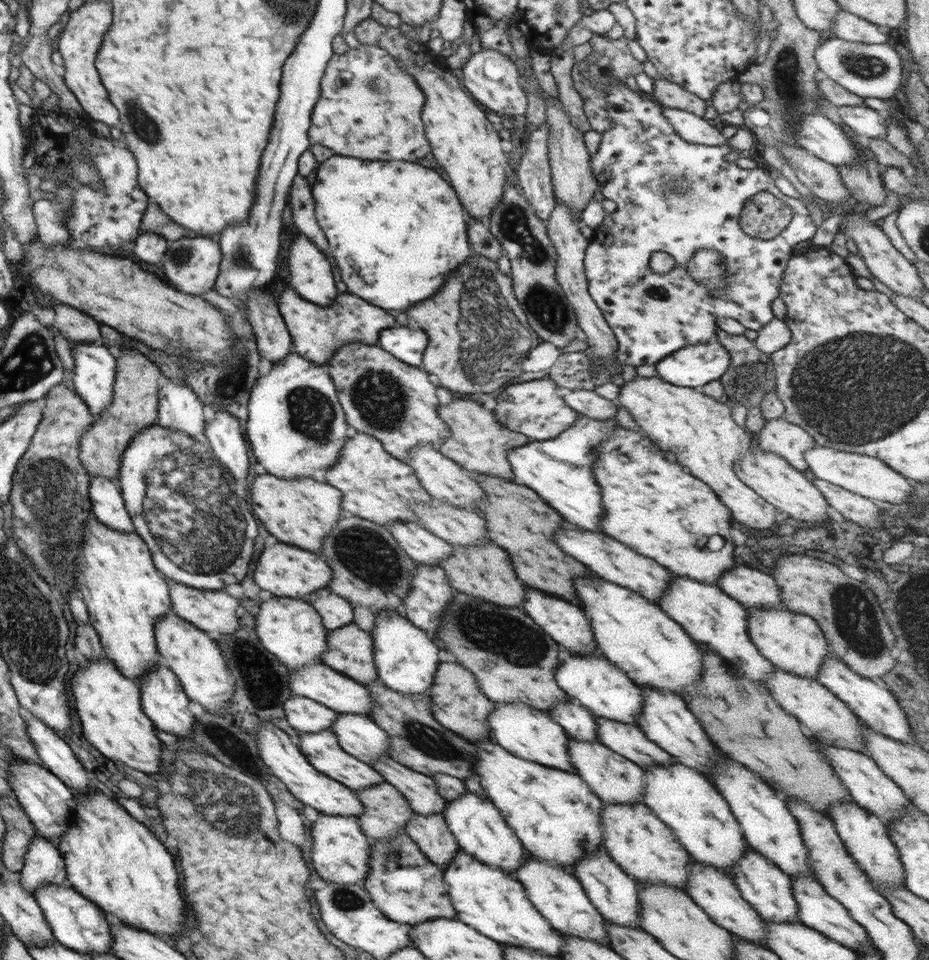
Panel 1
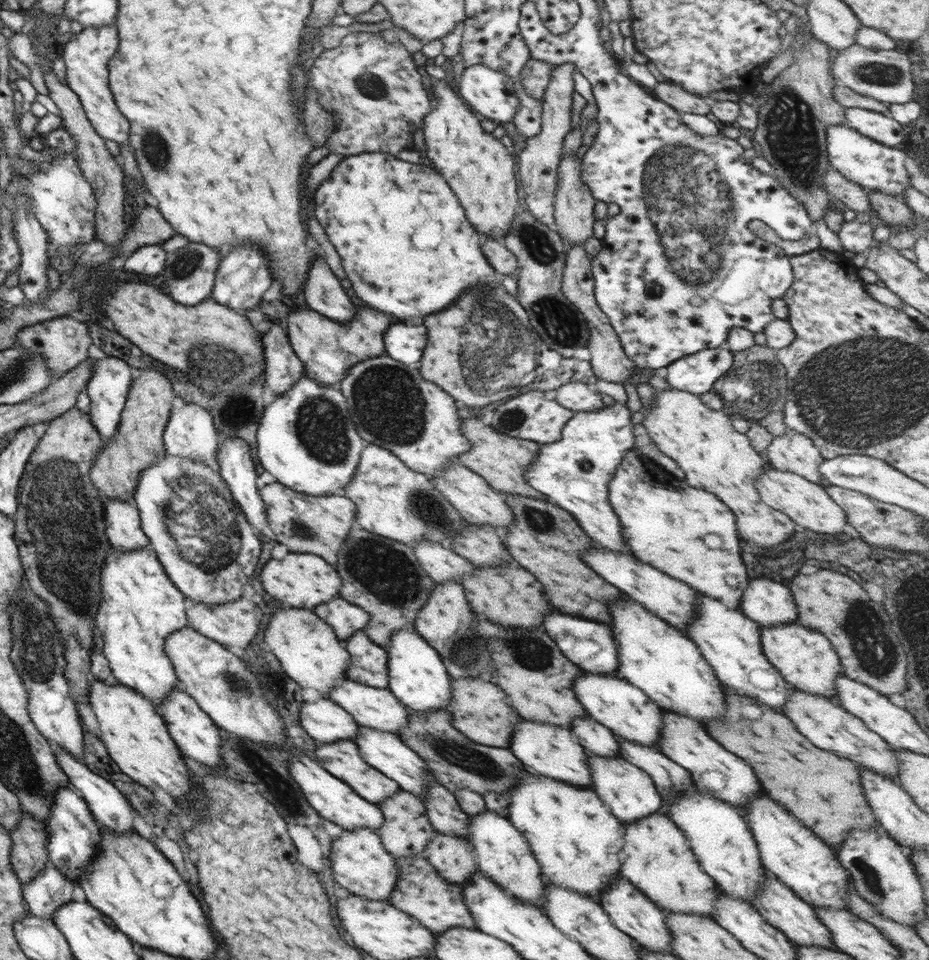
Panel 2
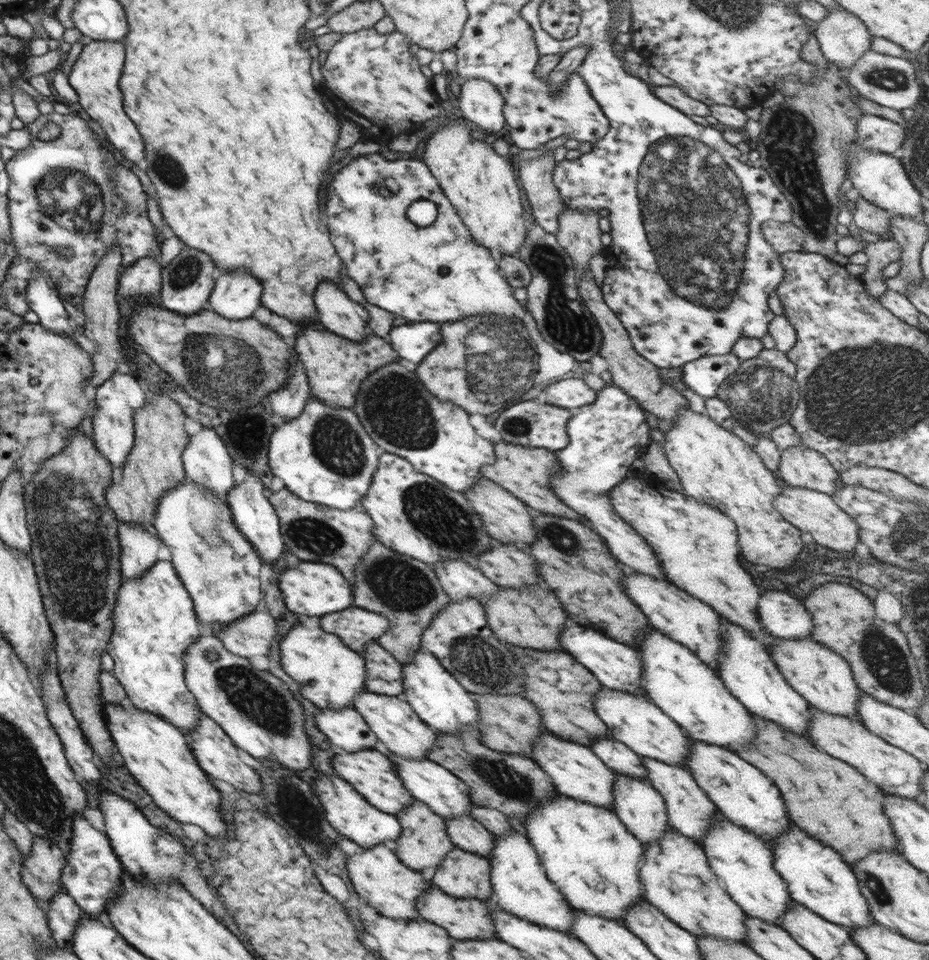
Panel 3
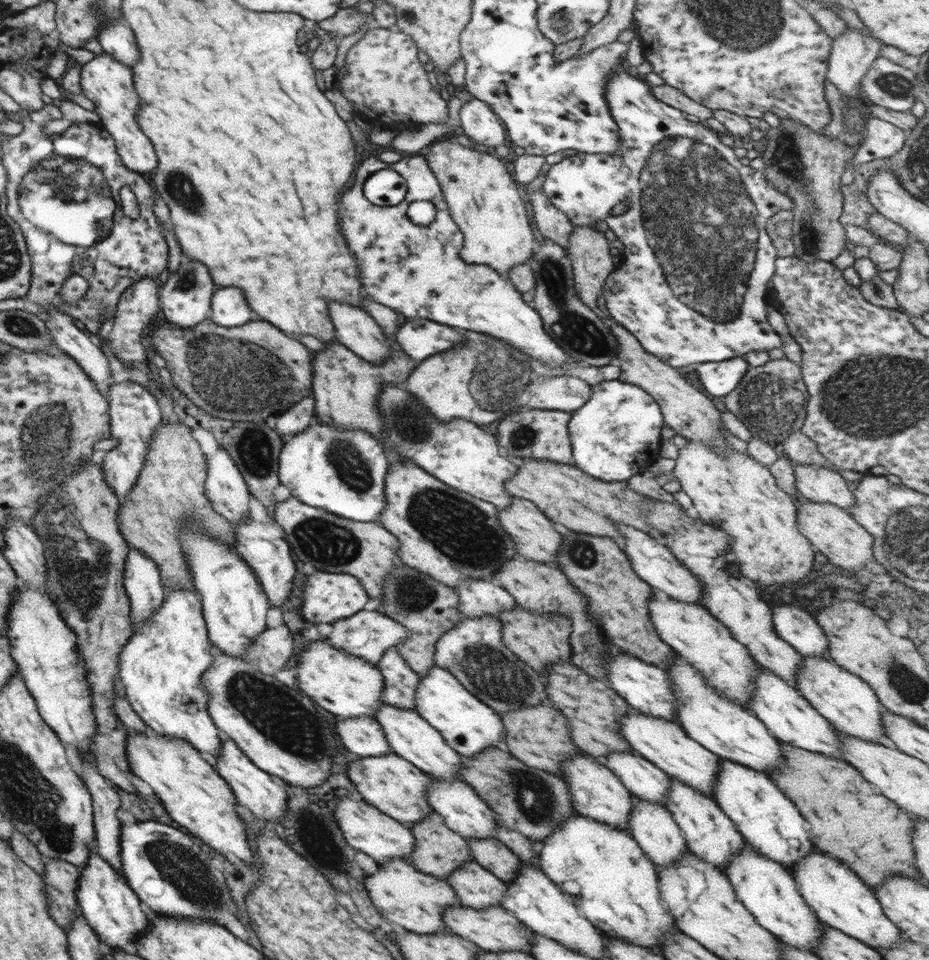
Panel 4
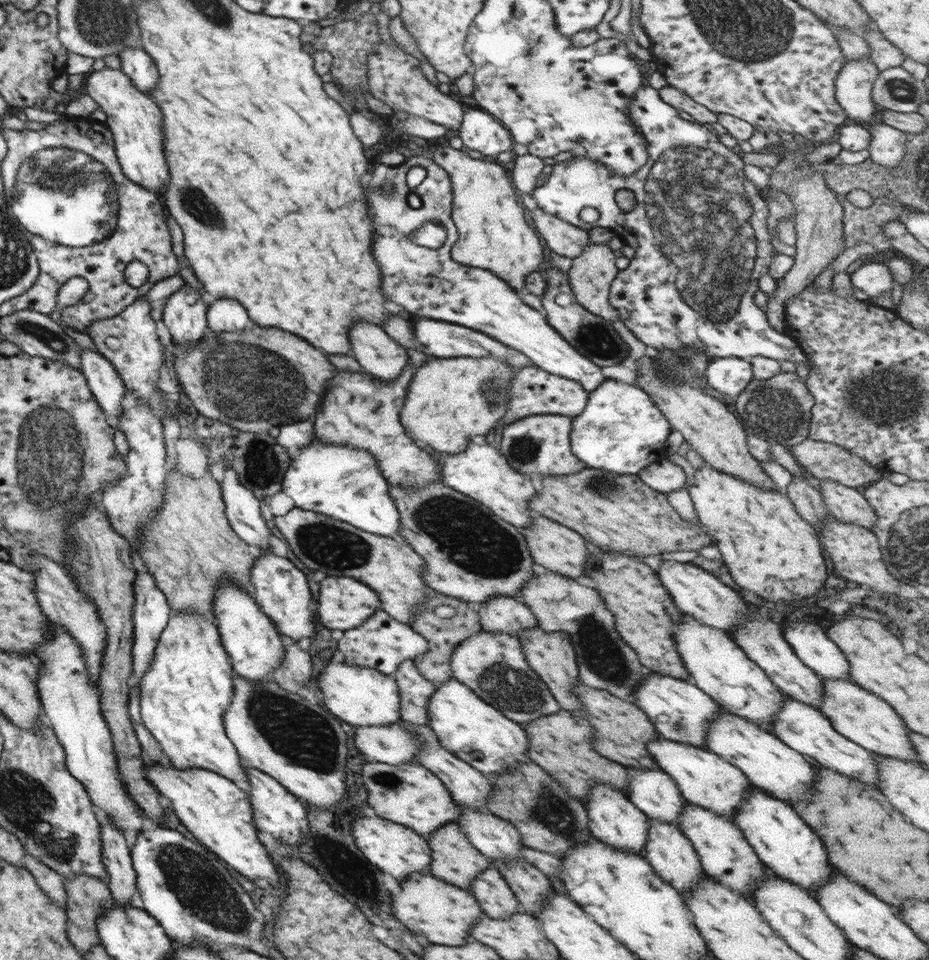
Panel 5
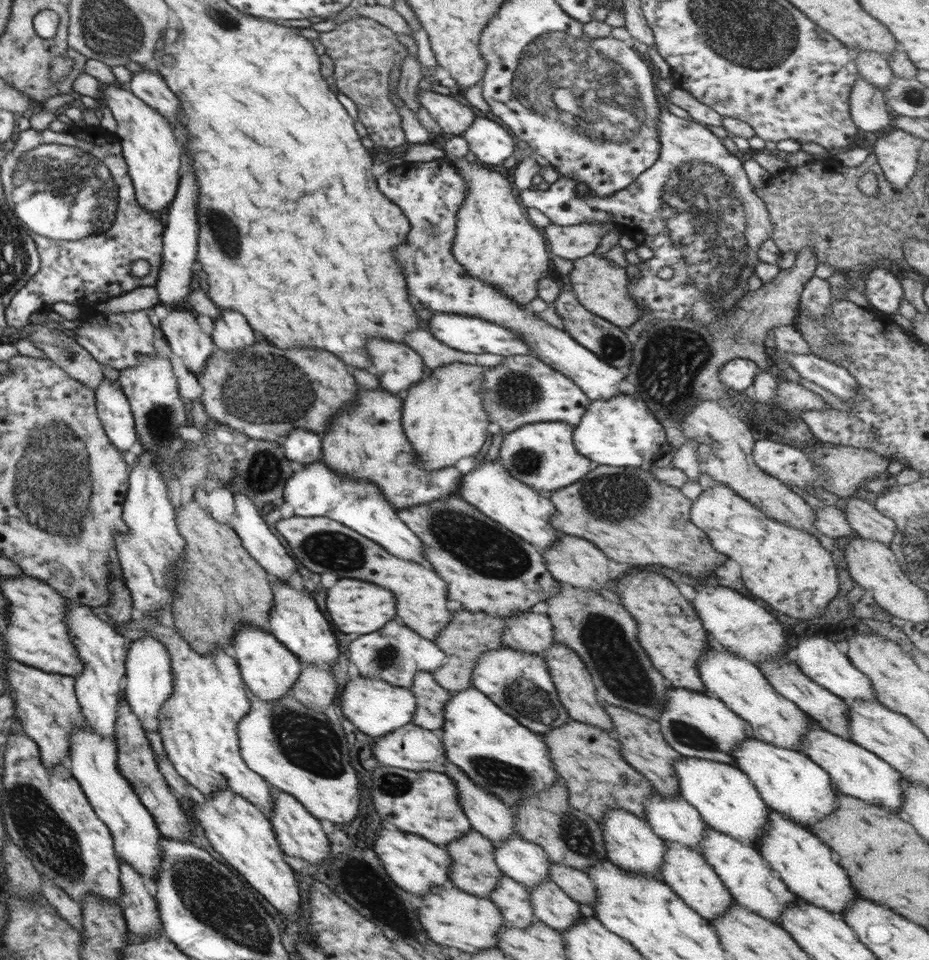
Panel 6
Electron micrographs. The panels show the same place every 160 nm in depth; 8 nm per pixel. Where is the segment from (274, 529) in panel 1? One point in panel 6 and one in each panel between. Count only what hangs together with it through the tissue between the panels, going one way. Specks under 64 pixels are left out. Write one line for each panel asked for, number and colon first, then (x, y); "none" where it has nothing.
2: (318, 525)
3: (311, 531)
4: (366, 550)
5: (394, 571)
6: (323, 545)

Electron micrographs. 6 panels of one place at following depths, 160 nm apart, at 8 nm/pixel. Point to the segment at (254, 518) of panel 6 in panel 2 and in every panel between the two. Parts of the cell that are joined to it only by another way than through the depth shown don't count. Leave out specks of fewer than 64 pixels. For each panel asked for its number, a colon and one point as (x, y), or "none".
2: (190, 433)
3: (206, 460)
4: (225, 487)
5: (242, 508)

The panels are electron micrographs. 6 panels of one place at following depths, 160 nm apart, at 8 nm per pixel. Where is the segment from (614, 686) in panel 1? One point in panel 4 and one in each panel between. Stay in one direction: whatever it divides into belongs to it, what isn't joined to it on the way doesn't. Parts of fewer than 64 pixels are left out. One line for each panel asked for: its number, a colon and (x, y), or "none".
2: (632, 715)
3: (634, 720)
4: (664, 743)

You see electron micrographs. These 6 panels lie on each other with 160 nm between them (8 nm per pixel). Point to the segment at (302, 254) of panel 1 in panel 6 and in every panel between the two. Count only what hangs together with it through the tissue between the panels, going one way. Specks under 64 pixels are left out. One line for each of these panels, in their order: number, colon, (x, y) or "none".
2: (323, 293)
3: (337, 312)
4: (353, 328)
5: (380, 355)
6: (398, 367)

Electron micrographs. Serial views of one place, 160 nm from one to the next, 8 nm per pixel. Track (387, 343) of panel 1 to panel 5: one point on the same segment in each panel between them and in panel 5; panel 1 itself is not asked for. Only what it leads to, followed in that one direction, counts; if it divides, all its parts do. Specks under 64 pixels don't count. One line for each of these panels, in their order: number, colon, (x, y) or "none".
2: (405, 343)
3: (413, 341)
4: (420, 339)
5: (432, 337)

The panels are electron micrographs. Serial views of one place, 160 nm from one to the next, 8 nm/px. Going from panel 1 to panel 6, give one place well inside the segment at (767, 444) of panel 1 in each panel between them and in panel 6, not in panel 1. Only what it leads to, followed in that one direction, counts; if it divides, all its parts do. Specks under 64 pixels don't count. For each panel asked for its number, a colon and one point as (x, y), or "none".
2: (793, 452)
3: (800, 466)
4: (820, 485)
5: (846, 504)
6: (867, 522)

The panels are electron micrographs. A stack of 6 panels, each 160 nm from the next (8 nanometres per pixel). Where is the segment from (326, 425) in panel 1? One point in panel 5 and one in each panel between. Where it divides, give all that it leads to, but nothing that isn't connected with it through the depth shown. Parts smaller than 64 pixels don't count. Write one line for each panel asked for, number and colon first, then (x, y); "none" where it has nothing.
2: (306, 439)
3: (324, 456)
4: (343, 472)
5: (340, 481)

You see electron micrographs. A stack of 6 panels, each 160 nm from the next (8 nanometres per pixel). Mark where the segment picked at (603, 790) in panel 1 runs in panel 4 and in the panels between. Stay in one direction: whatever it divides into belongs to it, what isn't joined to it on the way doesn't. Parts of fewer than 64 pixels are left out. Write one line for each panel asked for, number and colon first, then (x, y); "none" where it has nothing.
2: (629, 793)
3: (638, 804)
4: (652, 826)

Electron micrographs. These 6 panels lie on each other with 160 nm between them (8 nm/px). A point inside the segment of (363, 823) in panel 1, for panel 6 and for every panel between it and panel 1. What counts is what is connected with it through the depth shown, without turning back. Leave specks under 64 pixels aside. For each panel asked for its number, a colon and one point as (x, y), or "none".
2: (406, 830)
3: (423, 841)
4: (438, 851)
5: (454, 860)
6: (474, 870)

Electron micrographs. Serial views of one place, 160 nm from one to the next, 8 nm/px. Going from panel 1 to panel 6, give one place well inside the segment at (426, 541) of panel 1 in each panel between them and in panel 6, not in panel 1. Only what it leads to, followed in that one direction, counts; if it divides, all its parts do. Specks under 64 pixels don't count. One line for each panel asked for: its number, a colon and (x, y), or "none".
2: (441, 564)
3: (460, 580)
4: (476, 597)
5: (503, 613)
6: (529, 632)

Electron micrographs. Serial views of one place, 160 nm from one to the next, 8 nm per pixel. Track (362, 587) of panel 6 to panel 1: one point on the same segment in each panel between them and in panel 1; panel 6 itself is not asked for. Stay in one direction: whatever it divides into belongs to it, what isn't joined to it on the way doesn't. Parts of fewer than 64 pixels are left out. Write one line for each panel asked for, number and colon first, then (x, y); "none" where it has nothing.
1: (286, 571)
2: (305, 581)
3: (314, 589)
4: (326, 597)
5: (343, 603)

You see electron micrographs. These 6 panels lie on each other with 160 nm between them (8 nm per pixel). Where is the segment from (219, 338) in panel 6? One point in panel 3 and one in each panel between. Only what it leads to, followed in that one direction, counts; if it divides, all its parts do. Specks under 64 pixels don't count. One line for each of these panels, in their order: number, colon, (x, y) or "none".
3: (236, 295)
4: (230, 309)
5: (224, 315)

